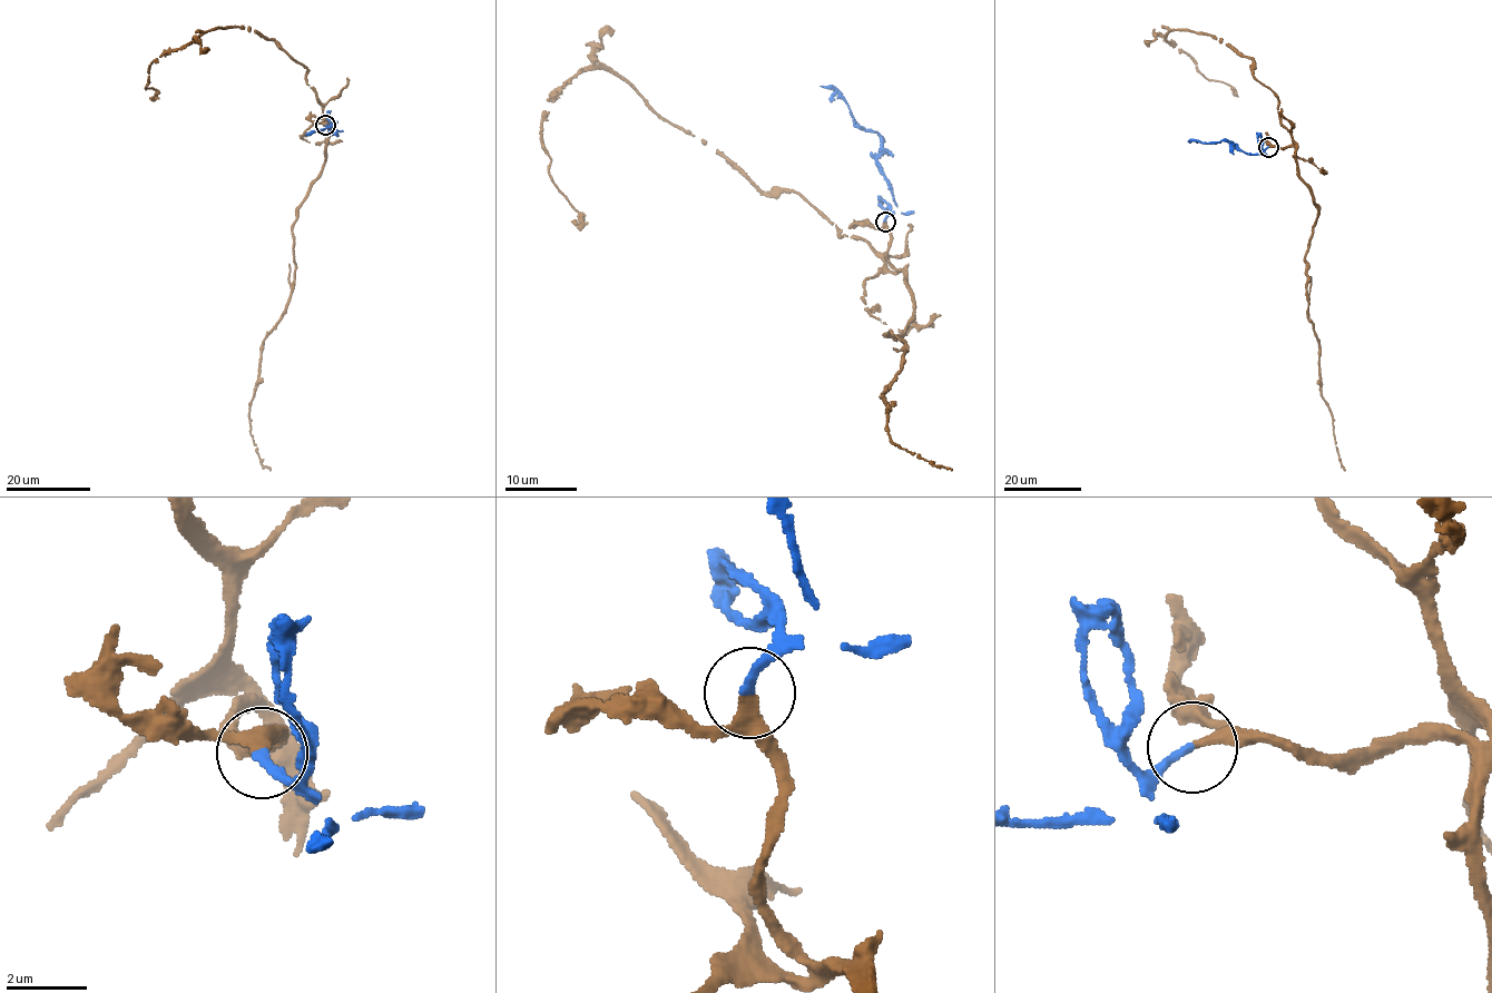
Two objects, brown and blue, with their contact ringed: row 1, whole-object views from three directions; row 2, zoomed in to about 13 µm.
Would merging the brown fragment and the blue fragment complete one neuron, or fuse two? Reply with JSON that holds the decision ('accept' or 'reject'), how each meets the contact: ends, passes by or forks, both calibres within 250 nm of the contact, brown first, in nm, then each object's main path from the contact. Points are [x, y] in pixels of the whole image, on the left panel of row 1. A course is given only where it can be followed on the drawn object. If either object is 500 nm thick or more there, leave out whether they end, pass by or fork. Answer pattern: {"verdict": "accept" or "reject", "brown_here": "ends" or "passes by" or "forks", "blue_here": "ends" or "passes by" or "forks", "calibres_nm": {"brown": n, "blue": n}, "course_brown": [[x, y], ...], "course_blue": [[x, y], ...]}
{"verdict": "accept", "brown_here": "passes by", "blue_here": "ends", "calibres_nm": {"brown": 260, "blue": 220}, "course_brown": [[325, 125], [323, 169], [293, 227], [294, 289], [264, 341], [251, 401], [251, 435], [271, 471]], "course_blue": [[325, 125], [335, 131], [333, 135], [329, 130], [335, 124], [320, 133], [305, 135]]}

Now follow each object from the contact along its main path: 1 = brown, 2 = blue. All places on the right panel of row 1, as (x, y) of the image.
1: (1268, 147), (1295, 148), (1298, 176), (1318, 209), (1305, 257), (1308, 320), (1319, 345), (1322, 397), (1344, 471)
2: (1268, 147), (1265, 154), (1249, 155), (1223, 140), (1187, 141)

